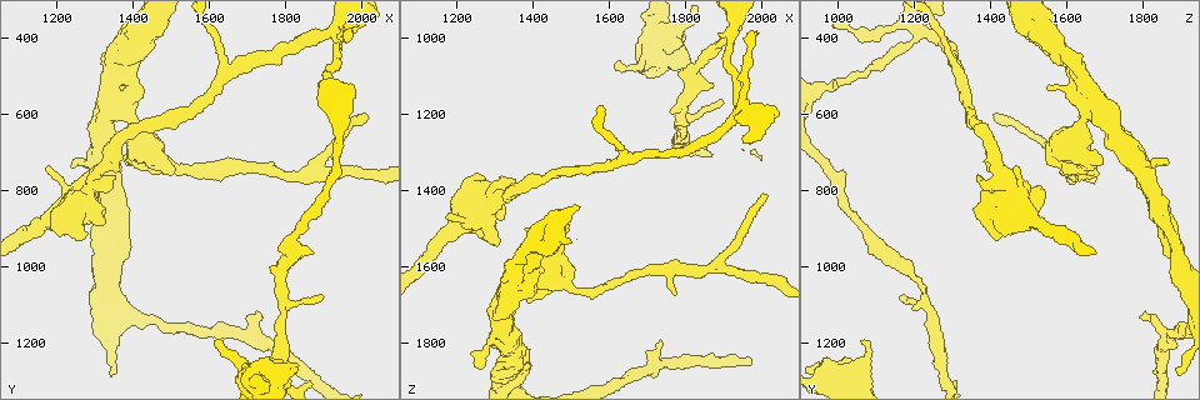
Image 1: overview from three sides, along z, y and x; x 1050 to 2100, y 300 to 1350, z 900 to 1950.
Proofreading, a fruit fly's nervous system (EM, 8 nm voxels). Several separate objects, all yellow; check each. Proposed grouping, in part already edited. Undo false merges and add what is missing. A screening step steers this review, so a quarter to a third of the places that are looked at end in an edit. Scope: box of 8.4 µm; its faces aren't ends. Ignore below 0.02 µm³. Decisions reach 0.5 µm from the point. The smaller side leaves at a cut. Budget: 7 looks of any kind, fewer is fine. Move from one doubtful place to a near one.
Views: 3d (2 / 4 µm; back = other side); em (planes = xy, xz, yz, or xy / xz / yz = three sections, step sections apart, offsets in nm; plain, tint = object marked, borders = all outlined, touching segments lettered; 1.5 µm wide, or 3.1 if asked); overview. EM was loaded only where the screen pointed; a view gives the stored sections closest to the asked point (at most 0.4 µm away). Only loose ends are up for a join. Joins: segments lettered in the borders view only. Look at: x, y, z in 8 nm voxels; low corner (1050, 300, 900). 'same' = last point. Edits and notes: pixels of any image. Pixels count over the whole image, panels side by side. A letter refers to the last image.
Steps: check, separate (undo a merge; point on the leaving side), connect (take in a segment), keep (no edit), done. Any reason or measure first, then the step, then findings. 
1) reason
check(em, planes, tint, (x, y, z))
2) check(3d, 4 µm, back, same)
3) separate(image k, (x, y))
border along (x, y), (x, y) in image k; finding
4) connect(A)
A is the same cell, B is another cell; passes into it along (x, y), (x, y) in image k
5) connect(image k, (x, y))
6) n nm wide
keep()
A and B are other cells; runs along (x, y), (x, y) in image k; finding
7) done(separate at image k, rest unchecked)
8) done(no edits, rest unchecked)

check(3d, 2 µm, (1620, 1200, 1055))

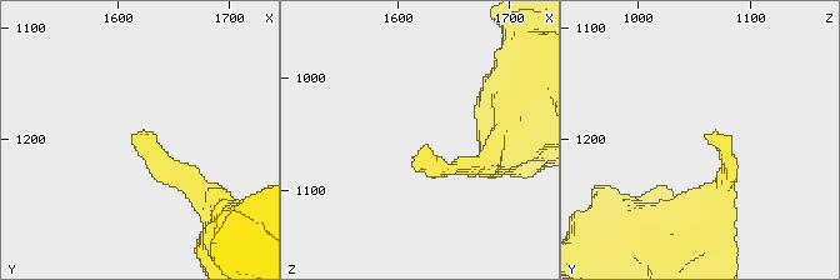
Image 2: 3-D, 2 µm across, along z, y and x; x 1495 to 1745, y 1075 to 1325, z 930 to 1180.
shape alone is not enough
check(em, planes, plain, (1622, 1196, 1058))

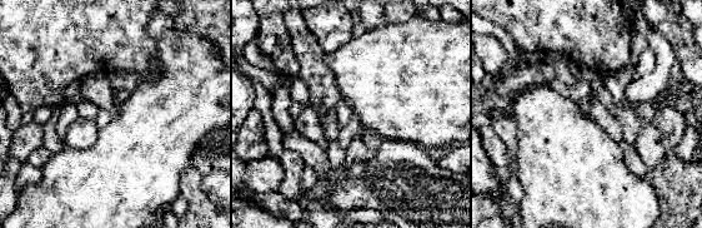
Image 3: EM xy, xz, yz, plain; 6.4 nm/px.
see the neighbours
check(em, planes, borders, same)

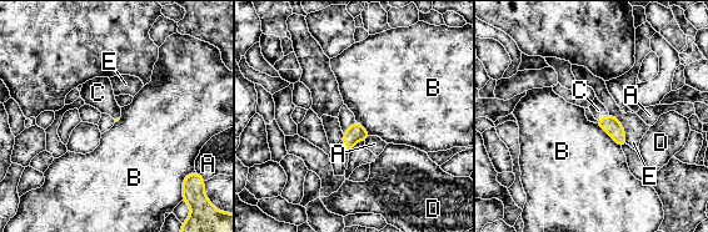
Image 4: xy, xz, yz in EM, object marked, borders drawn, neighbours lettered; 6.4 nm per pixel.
connect(C)
C is the same cell, A, B, D and E are other cells; the cell continues

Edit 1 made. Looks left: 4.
check(overview)

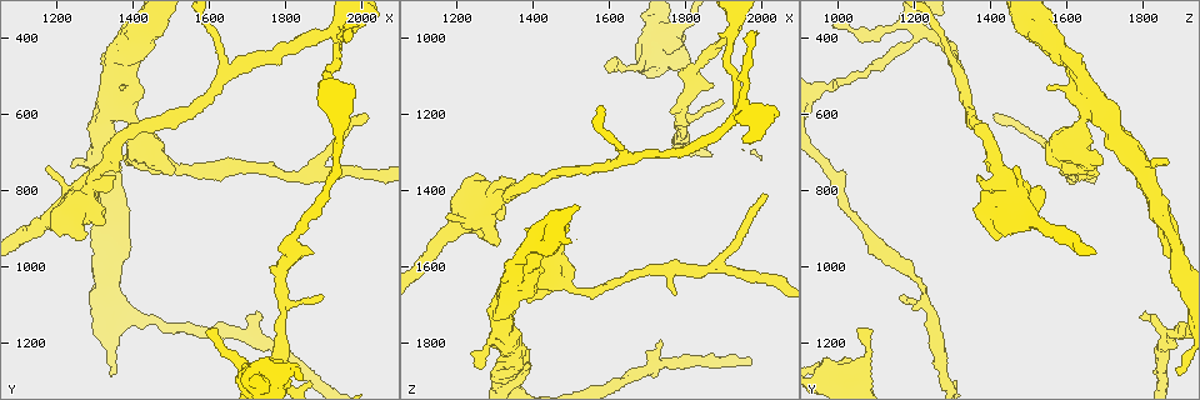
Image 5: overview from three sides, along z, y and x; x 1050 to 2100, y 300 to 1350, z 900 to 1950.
sudden change in width
check(em, planes, plain, (1930, 530, 975))

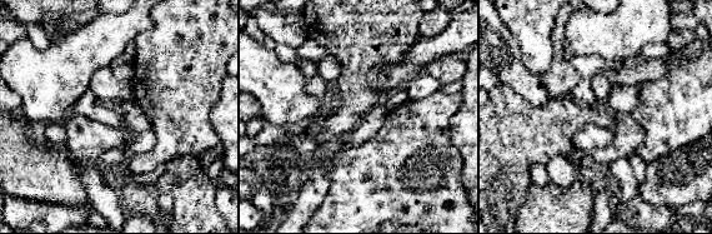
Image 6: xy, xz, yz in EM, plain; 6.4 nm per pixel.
check(em, planes, borders, same)

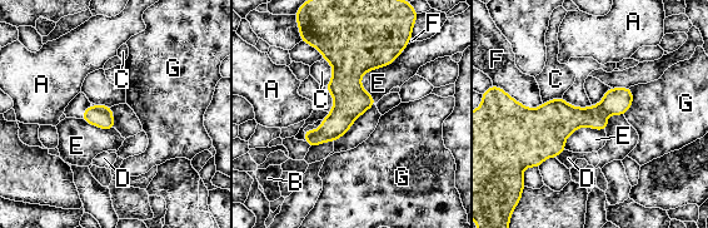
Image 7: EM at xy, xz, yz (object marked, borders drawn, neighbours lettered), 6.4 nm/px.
140 nm wide; E touches over 360 nm
separate(image 7, (564, 119))
A, B, C, D, E, F and G are other cells; two cells meet here

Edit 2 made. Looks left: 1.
done(connect at image 4, separate at image 7, rest unchecked)

